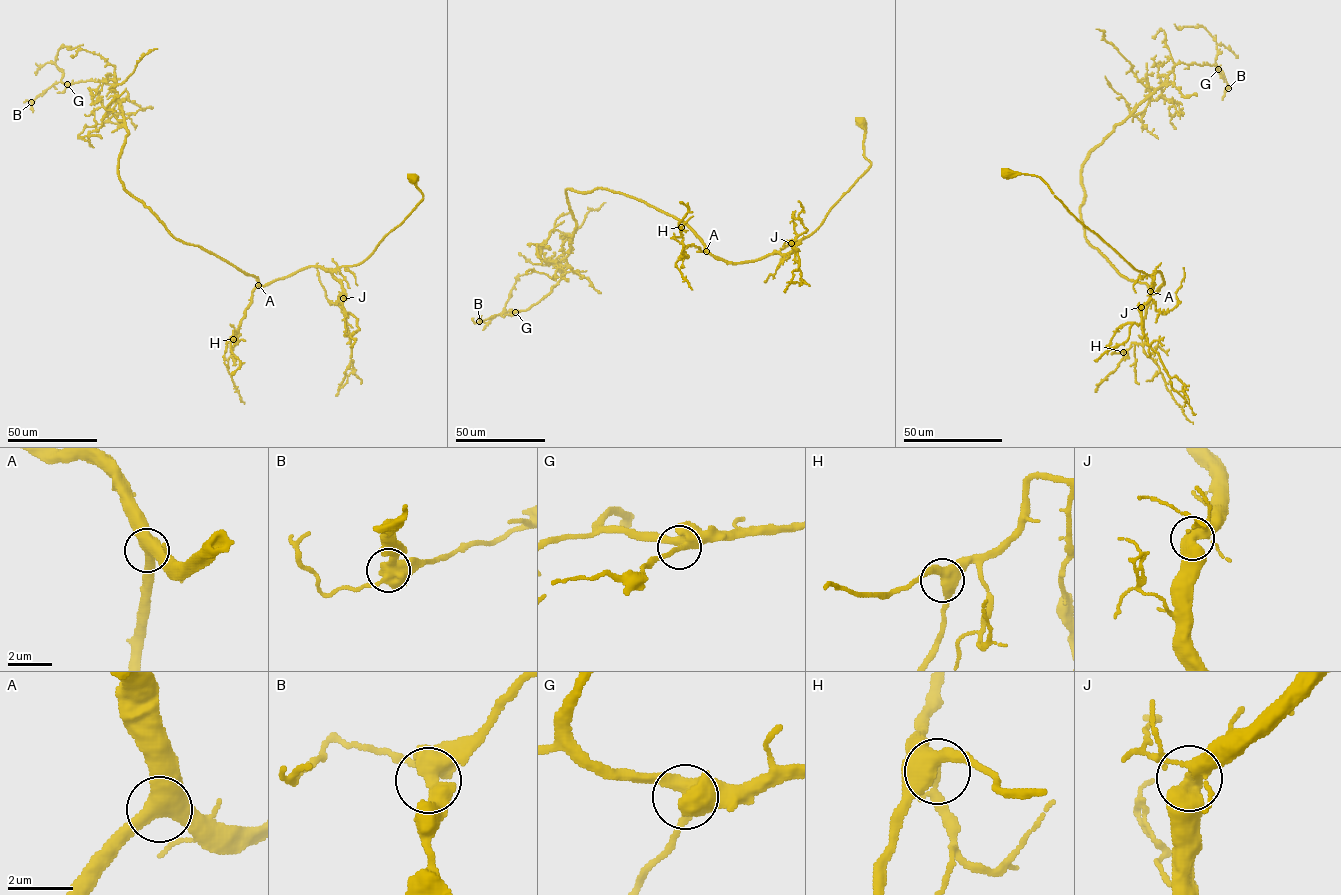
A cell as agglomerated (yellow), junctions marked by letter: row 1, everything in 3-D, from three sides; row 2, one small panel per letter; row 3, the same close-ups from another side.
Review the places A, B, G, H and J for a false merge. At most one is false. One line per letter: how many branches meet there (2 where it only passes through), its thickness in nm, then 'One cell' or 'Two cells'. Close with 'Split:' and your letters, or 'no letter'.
A: Branches: 3. Thickness 440 nm. One cell
B: Branches: 3. Thickness 440 nm. One cell
G: Branches: 3. Thickness 440 nm. One cell
H: Branches: 3. Thickness 440 nm. One cell
J: Branches: 4. Thickness 500 nm. One cell
Split: no letter

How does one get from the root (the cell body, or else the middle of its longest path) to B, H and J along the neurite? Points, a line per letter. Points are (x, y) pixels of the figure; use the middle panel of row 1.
B: (860, 122), (871, 166), (778, 252), (726, 261), (646, 203), (567, 189), (561, 279), (479, 321)
H: (860, 122), (864, 156), (871, 166), (808, 236), (759, 259), (731, 263), (685, 246), (681, 227)
J: (860, 122), (864, 130), (864, 156), (871, 166), (813, 232), (779, 252), (787, 254), (793, 249), (791, 243)

